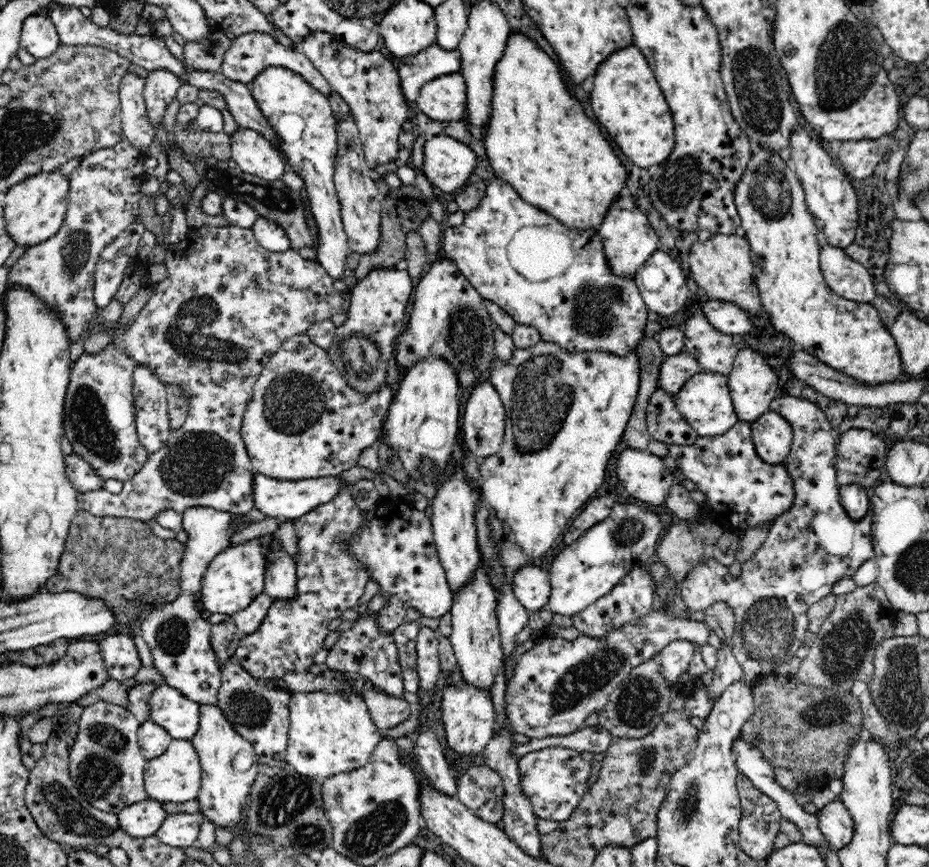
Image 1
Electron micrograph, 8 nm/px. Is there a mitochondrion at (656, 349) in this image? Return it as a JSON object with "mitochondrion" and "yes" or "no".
{"mitochondrion":"no"}

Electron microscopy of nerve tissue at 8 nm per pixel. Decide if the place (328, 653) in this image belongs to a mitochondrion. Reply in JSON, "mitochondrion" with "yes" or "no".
{"mitochondrion":"no"}

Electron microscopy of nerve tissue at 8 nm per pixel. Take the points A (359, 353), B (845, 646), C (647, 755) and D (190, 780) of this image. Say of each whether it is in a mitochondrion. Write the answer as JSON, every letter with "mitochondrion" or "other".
{"A":"mitochondrion","B":"mitochondrion","C":"mitochondrion","D":"other"}

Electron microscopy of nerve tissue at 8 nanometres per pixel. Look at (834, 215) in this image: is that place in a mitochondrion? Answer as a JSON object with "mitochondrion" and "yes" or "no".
{"mitochondrion":"no"}

